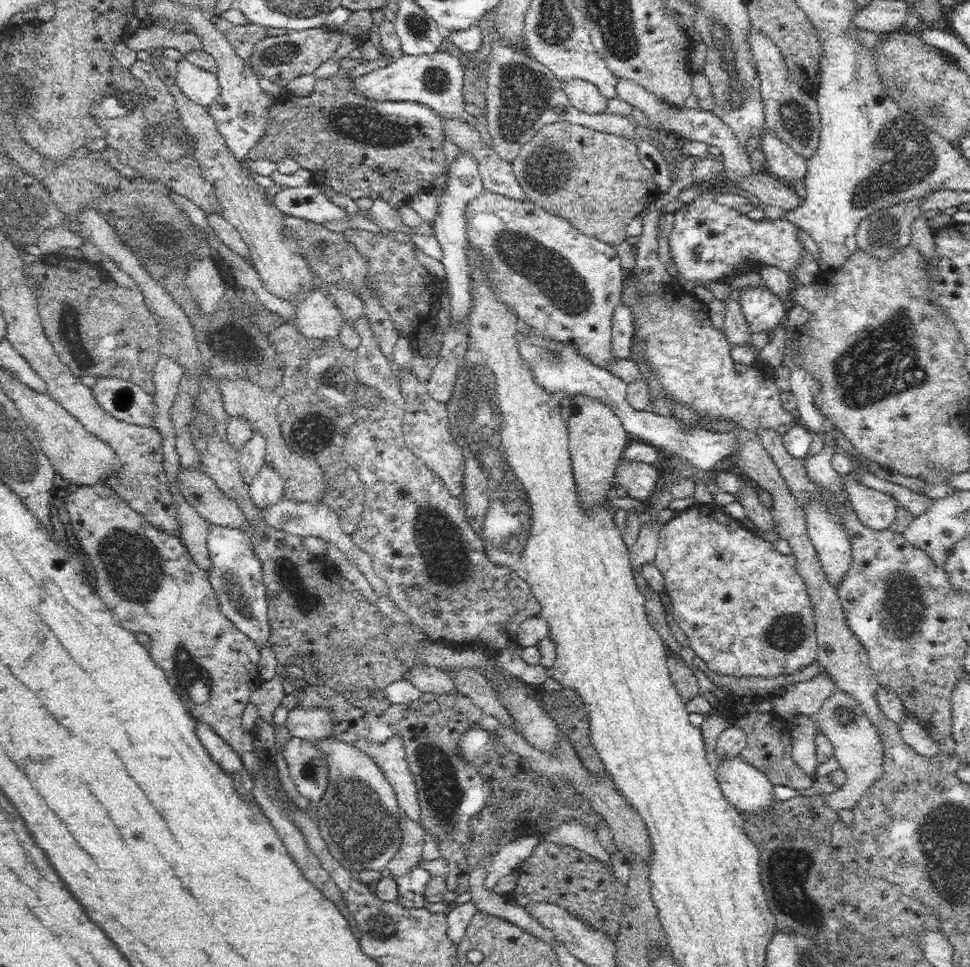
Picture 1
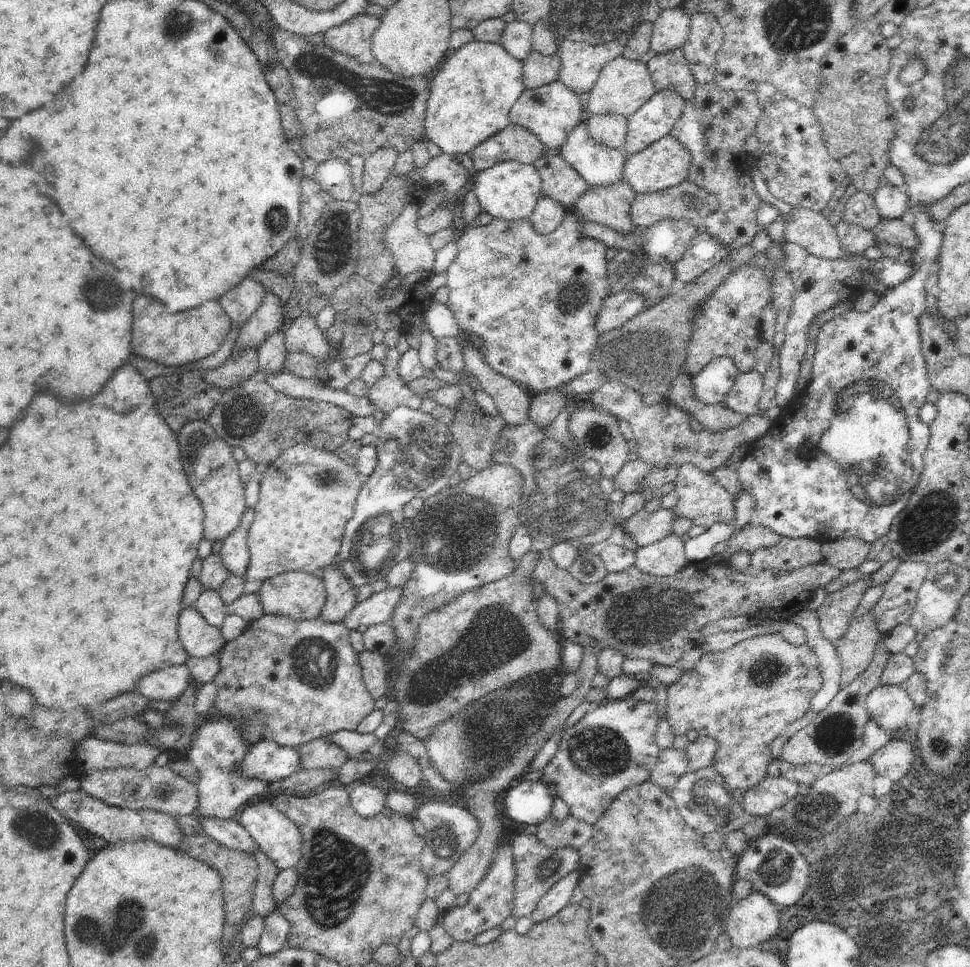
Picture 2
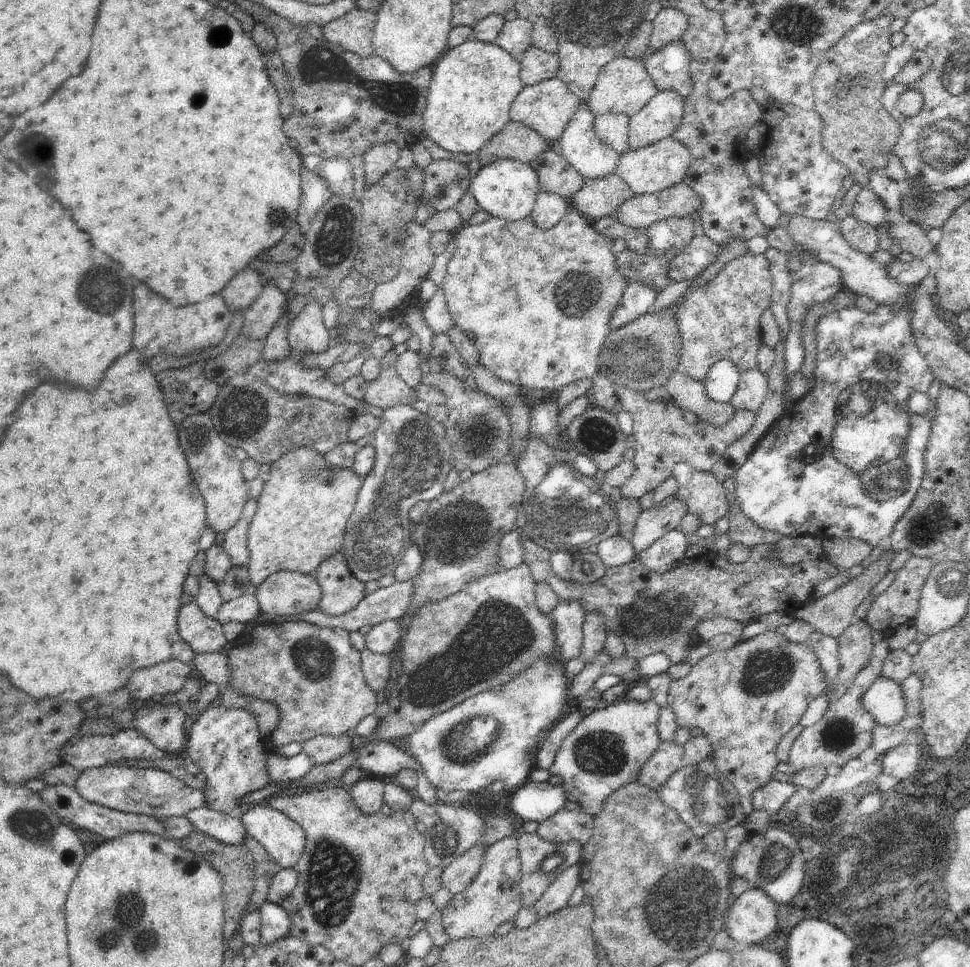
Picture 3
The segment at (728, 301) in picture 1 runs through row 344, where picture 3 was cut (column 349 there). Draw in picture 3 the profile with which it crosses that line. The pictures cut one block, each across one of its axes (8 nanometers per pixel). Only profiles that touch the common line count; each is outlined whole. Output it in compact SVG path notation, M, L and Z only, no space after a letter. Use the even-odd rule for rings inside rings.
M354 731L341 735L318 735L307 740L302 746L303 751L313 758L315 766L330 764L351 750L351 736Z

